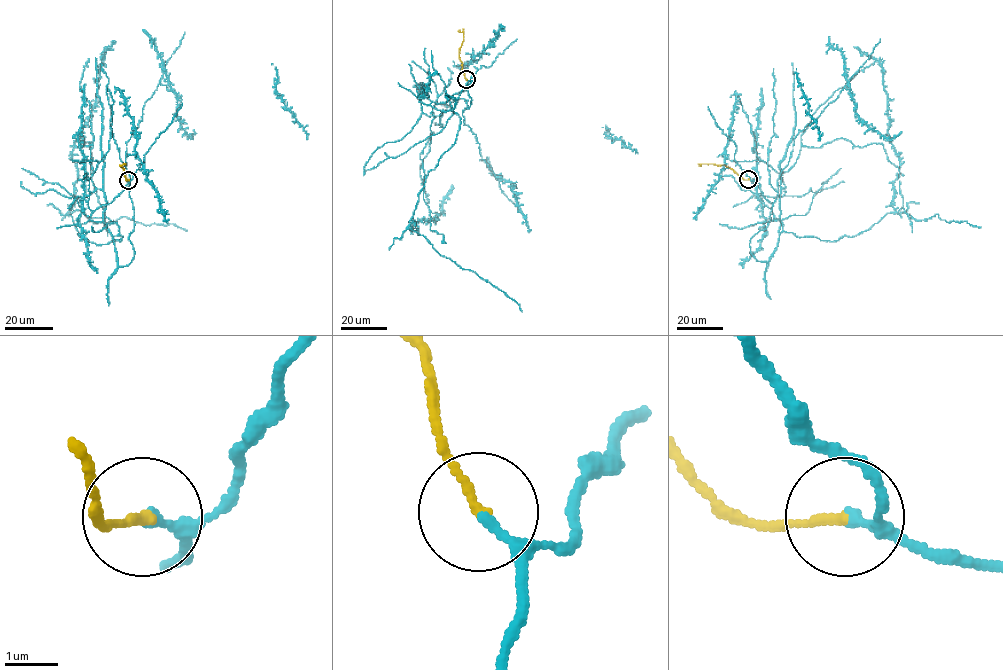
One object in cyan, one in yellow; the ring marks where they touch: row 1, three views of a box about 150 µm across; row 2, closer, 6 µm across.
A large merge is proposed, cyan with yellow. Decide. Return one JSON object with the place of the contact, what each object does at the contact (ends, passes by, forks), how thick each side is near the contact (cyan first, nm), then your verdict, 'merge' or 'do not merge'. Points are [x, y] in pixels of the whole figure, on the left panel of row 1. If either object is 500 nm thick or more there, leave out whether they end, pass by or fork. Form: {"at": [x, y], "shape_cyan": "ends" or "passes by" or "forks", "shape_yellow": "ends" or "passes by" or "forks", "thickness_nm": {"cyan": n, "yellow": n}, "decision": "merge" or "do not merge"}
{"at": [128, 180], "shape_cyan": "ends", "shape_yellow": "ends", "thickness_nm": {"cyan": 180, "yellow": 190}, "decision": "merge"}

